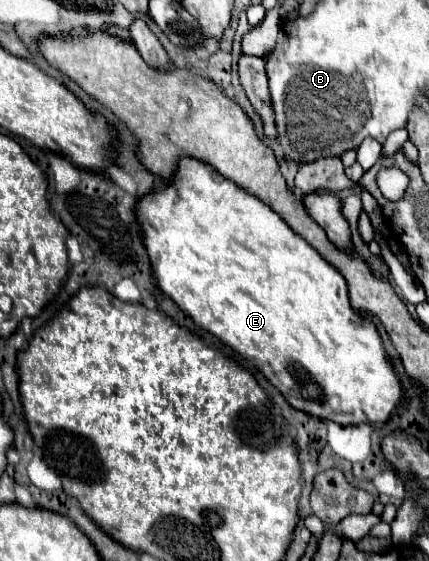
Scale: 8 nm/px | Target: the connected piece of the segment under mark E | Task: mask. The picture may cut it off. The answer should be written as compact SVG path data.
M183 156L183 158L179 158L179 166L175 168L173 178L167 180L163 190L149 192L143 198L139 198L135 218L141 226L143 246L149 254L151 272L153 272L157 288L163 294L167 294L177 304L177 308L181 308L181 312L191 316L199 328L211 332L223 344L227 344L231 350L235 350L239 356L253 362L265 374L265 378L273 382L273 386L285 396L285 400L293 408L307 412L311 416L323 418L323 420L343 424L343 426L345 424L361 424L361 422L379 424L379 422L385 422L395 412L395 408L403 400L403 392L401 392L399 378L395 376L393 366L385 356L385 350L381 346L381 338L375 330L375 324L353 312L353 308L349 304L349 292L347 292L345 278L329 262L325 262L299 234L291 232L291 228L285 226L285 222L273 210L269 210L269 206L263 206L263 202L259 202L255 196L251 196L245 190L239 190L233 182L227 182L227 178L219 176L219 172L213 166L209 166L201 160L195 160L195 158Z

